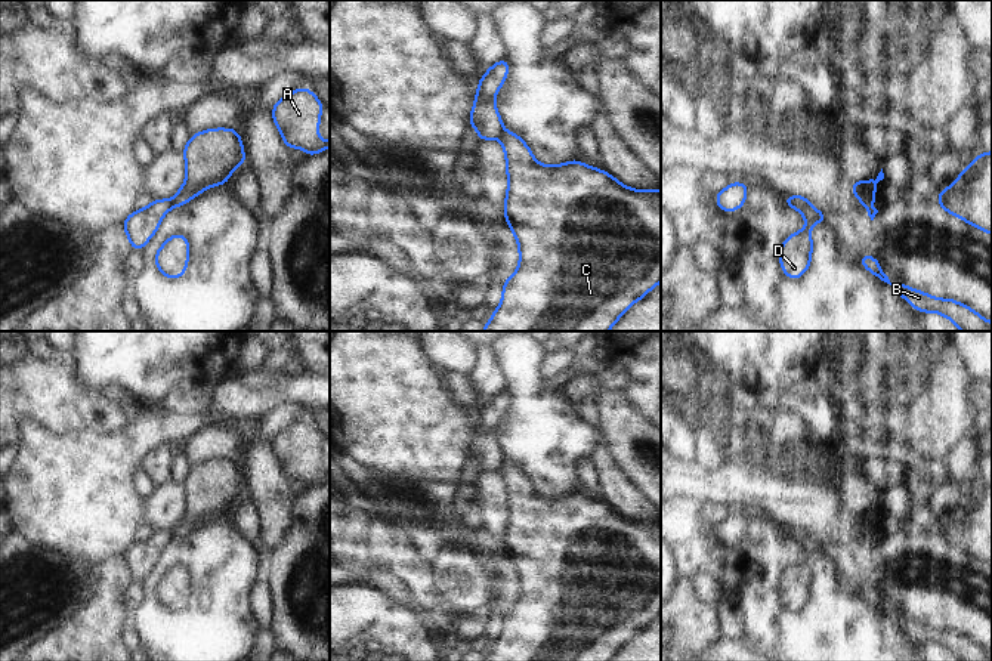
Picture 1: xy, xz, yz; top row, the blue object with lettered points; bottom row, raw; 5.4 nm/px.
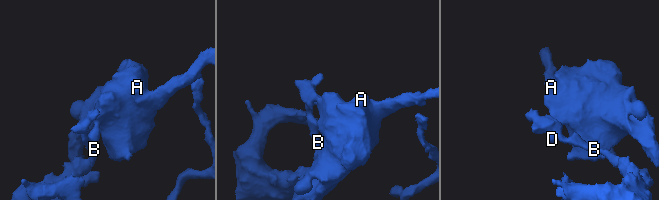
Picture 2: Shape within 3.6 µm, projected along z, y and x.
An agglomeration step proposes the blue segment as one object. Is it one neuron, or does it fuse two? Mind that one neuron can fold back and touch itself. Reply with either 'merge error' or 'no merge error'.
merge error

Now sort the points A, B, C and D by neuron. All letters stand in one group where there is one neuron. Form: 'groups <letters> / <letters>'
groups A C D / B

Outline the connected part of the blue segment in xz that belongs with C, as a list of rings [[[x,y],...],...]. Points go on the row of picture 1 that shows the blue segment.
[[[513,132],[500,138],[506,154],[509,189],[506,192],[506,222],[512,228],[519,245],[519,266],[503,282],[503,300],[482,331],[608,331],[619,316],[661,281],[661,191],[639,191],[619,183],[609,173],[572,160],[559,166],[541,166],[528,145]]]

